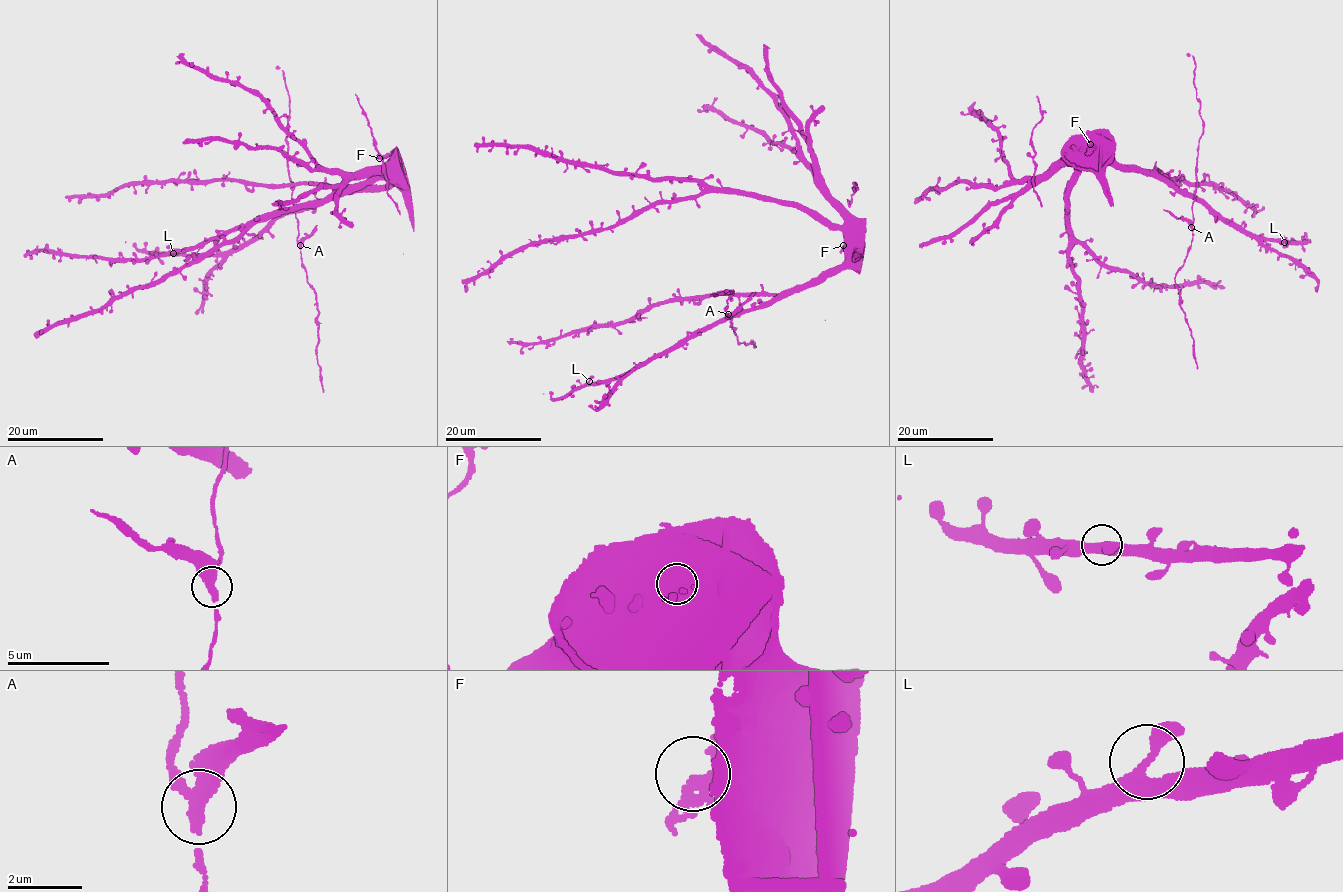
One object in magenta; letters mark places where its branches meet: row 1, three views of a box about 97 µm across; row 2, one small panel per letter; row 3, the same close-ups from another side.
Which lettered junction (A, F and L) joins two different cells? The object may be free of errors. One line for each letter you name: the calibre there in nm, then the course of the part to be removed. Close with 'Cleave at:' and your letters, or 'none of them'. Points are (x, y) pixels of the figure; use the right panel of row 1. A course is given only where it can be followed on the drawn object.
A: Thickness 260 nm. Course of the part to remove: (1191, 227), (1185, 220), (1163, 210)
Cleave at: A

